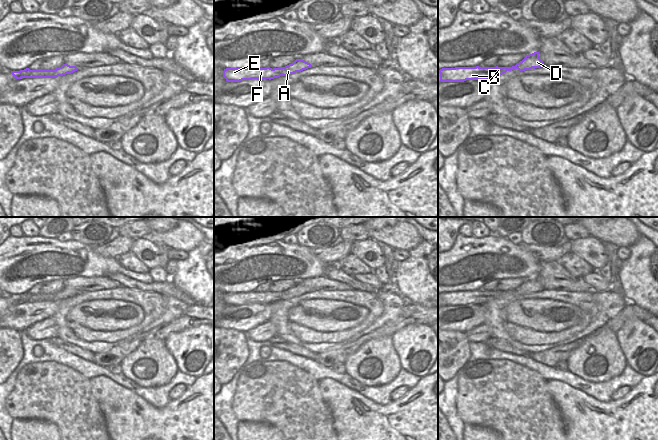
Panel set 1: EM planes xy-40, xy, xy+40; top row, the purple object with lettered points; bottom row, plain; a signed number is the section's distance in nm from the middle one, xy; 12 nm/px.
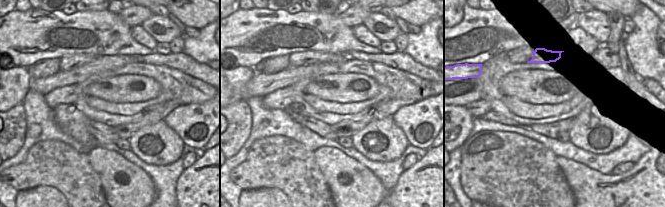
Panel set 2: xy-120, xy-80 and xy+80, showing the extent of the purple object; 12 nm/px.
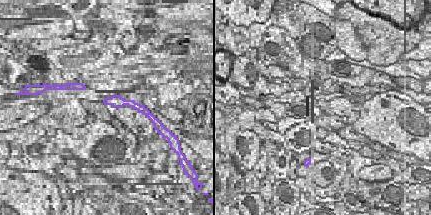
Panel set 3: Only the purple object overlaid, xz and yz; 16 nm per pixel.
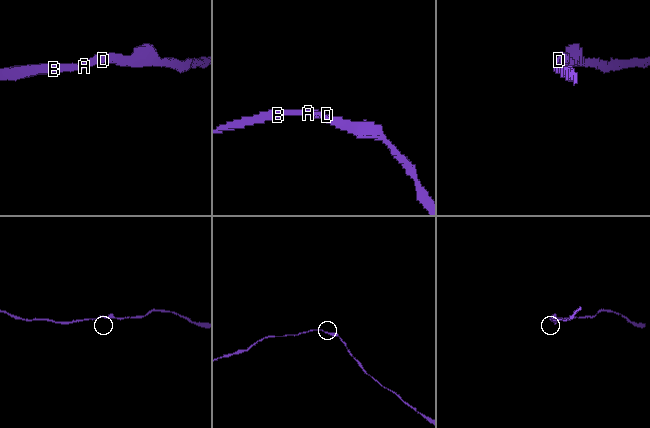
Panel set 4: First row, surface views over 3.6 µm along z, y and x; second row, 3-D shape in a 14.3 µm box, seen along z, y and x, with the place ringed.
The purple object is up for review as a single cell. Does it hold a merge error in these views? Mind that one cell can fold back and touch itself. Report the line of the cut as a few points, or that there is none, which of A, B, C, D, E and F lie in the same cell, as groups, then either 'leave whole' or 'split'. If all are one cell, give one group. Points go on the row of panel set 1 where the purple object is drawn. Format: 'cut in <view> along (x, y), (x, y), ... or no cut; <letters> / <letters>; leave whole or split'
no cut; A B C D E F; leave whole

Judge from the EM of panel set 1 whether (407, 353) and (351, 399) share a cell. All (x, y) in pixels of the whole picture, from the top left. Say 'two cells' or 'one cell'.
two cells

